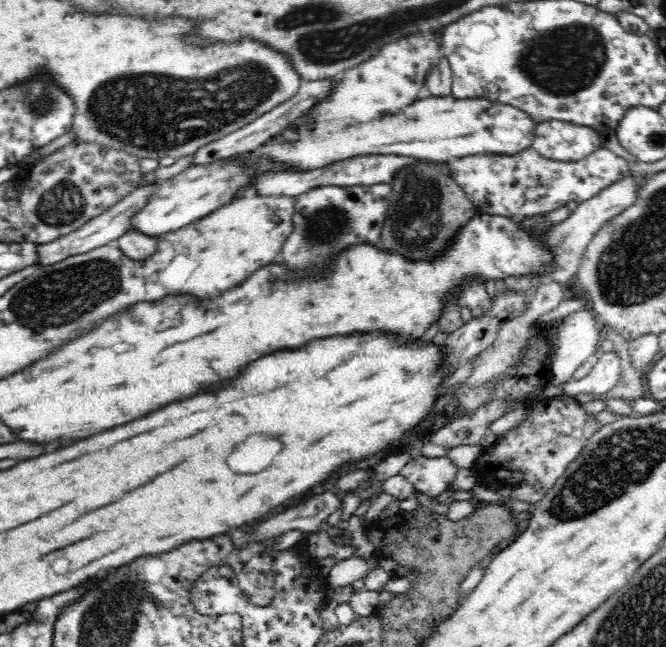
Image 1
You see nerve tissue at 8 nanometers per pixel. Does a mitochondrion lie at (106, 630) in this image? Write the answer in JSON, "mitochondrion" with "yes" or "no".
{"mitochondrion":"yes"}

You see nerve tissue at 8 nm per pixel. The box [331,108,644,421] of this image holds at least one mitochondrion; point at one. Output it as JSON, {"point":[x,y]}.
{"point":[419,217]}

